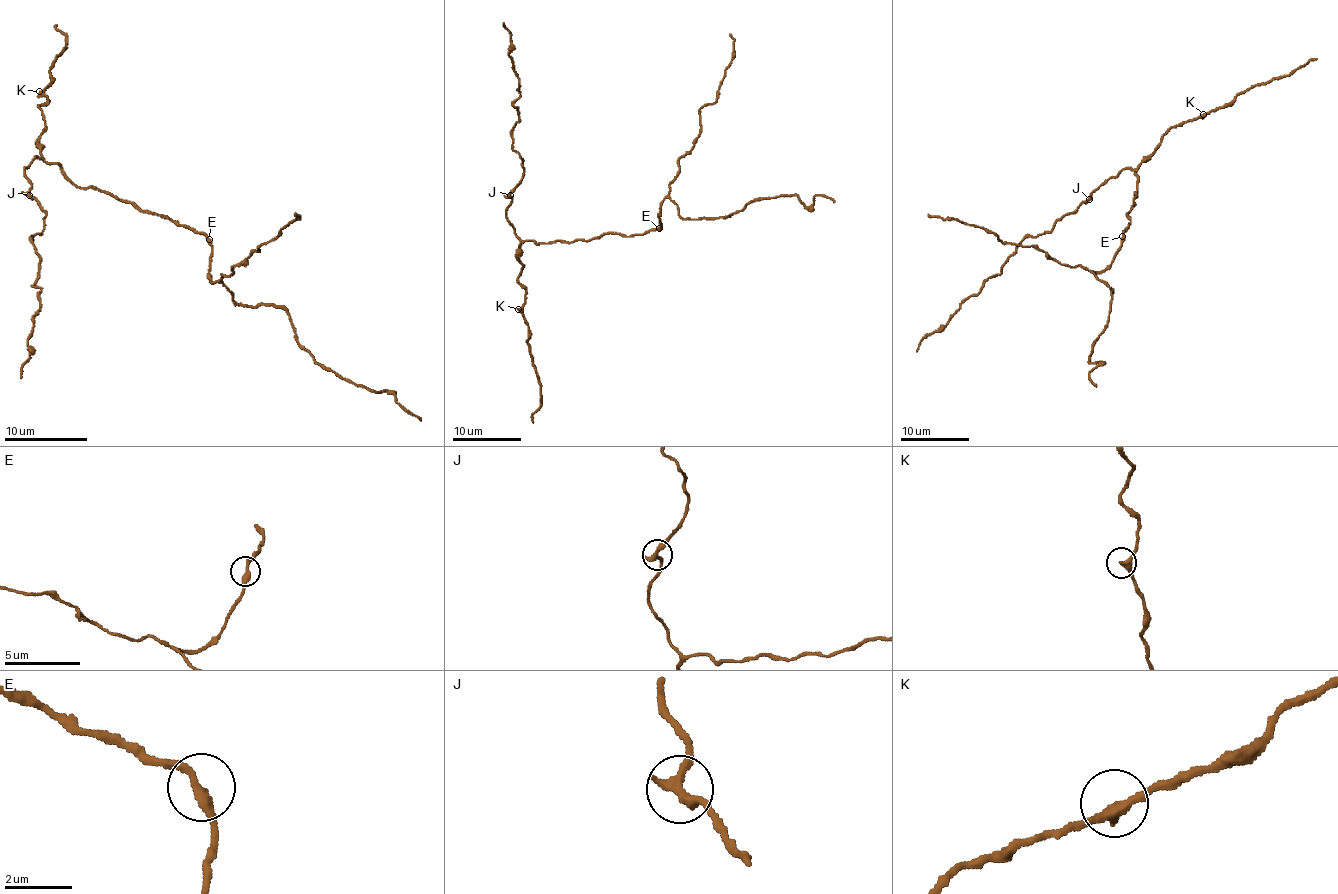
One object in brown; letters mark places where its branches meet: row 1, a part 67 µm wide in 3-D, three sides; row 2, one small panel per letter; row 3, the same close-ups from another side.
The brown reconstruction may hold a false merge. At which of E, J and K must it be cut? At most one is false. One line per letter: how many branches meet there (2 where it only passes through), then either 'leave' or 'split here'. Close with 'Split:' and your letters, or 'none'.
E: 2 branches meet; leave
J: 2 branches meet; leave
K: 2 branches meet; leave
Split: none

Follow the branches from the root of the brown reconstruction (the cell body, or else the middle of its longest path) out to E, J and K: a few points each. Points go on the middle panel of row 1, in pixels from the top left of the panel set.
E: (580, 240), (599, 238), (604, 233), (633, 237), (659, 228)
J: (580, 240), (554, 240), (547, 244), (521, 240), (506, 216), (506, 207), (511, 201), (509, 195)
K: (580, 240), (526, 240), (520, 245), (523, 269), (518, 281), (525, 302), (518, 309)

